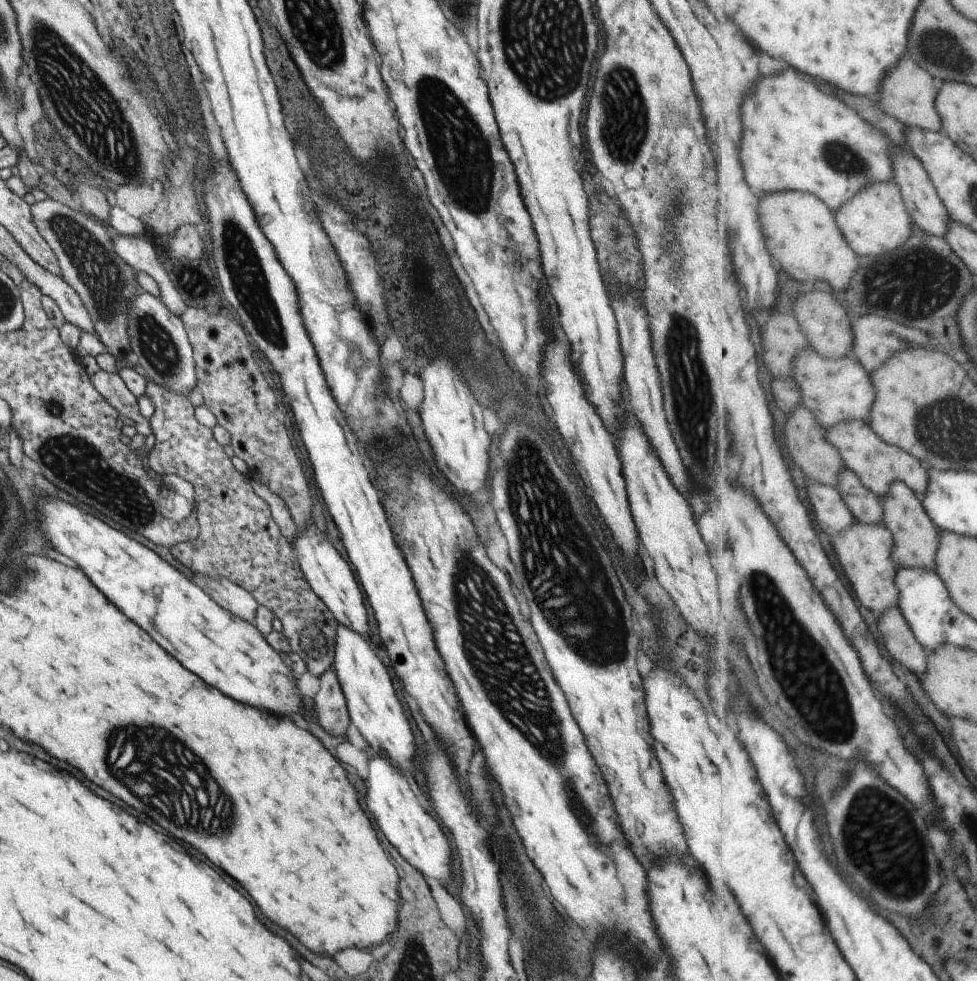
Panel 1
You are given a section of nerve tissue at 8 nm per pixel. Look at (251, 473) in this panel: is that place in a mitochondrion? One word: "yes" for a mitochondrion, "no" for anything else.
no

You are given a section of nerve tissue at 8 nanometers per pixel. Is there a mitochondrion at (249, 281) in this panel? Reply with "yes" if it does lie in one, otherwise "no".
yes

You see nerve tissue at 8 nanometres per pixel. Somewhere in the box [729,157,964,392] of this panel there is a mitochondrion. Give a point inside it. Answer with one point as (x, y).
(925, 291)

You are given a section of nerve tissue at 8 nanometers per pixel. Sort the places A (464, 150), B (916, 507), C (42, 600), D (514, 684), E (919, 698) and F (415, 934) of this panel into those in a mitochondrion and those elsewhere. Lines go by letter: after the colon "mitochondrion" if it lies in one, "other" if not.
A: mitochondrion
B: other
C: other
D: mitochondrion
E: other
F: mitochondrion

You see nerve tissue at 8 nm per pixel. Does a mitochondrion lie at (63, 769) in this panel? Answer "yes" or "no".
no

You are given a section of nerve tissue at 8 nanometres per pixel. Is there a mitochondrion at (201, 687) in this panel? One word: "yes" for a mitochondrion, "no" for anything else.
no

